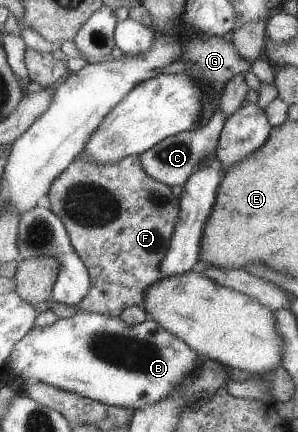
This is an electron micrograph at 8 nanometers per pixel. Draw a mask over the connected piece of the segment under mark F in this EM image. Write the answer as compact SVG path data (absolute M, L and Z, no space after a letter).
M139 155L121 159L119 163L97 165L81 159L73 163L51 185L48 194L51 209L66 223L72 243L91 274L91 291L79 303L79 310L97 312L111 317L120 315L131 306L145 306L147 289L163 279L161 263L169 253L171 236L179 225L182 199L177 197L171 186L153 179L141 163Z

